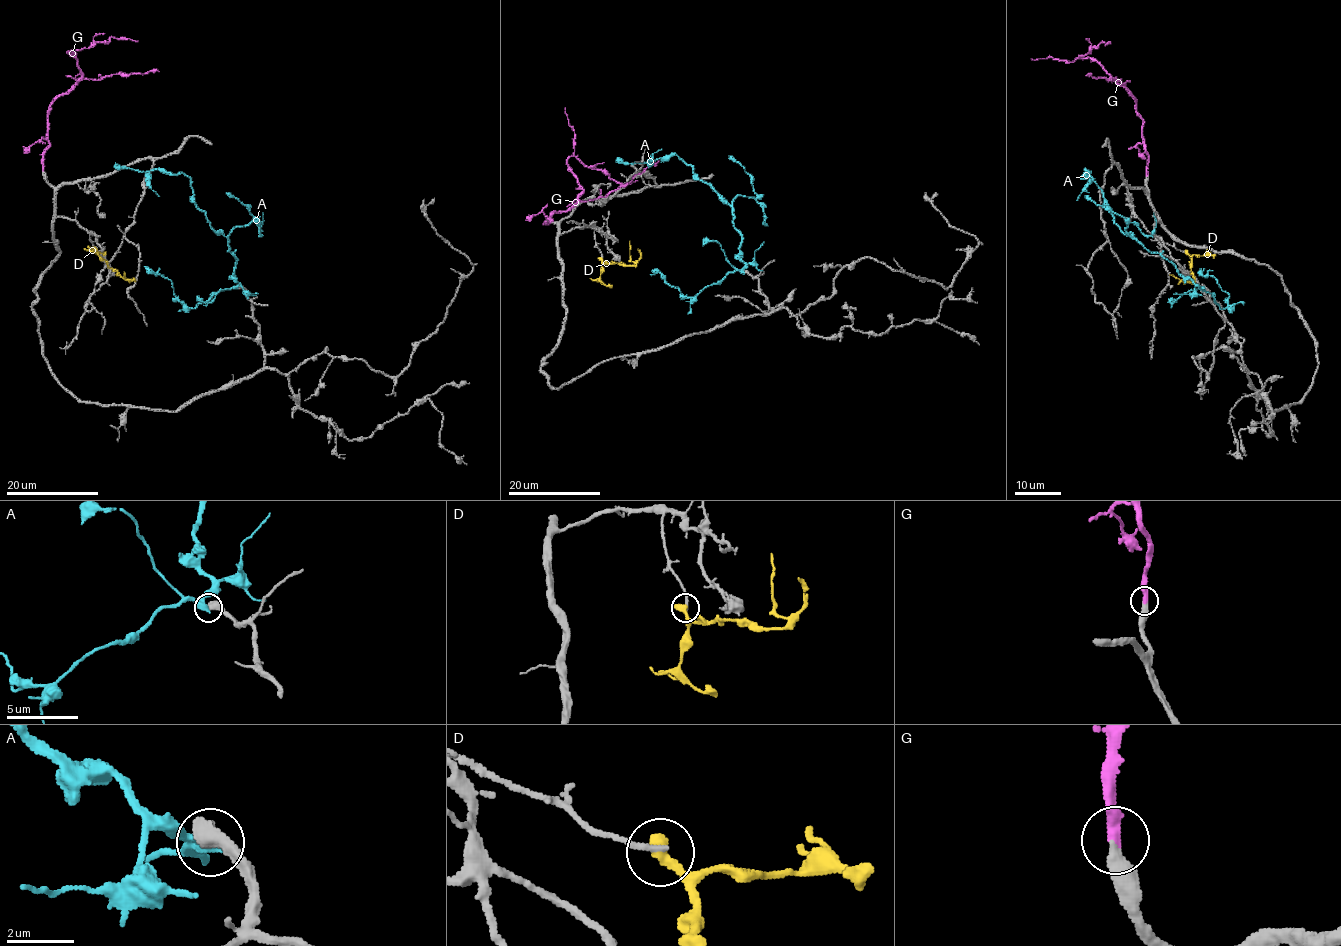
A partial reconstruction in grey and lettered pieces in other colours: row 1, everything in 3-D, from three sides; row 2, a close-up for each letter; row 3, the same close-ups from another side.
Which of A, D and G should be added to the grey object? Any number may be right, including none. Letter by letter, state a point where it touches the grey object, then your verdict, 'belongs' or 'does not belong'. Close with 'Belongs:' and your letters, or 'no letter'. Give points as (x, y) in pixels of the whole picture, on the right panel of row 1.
A: (1204, 288) | does not belong
D: (1186, 252) | does not belong
G: (1147, 175) | belongs
Belongs: G

